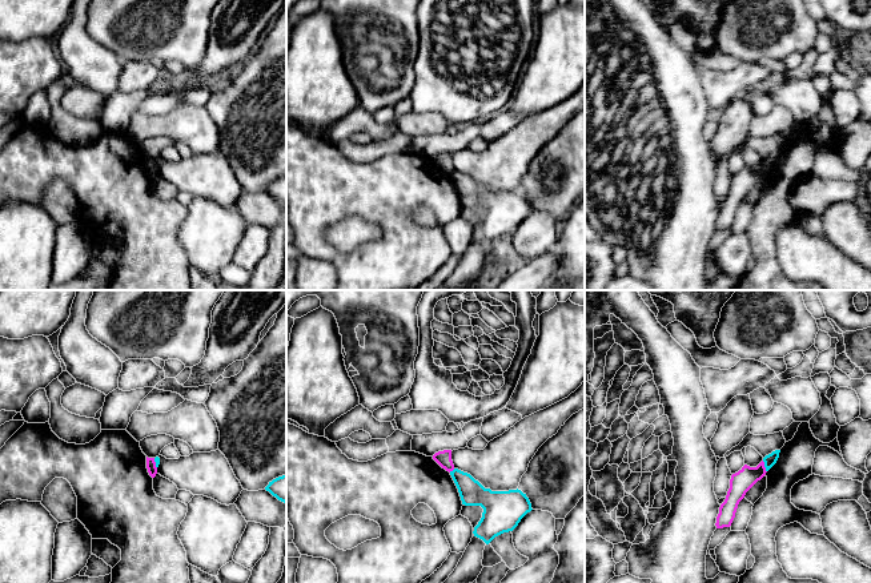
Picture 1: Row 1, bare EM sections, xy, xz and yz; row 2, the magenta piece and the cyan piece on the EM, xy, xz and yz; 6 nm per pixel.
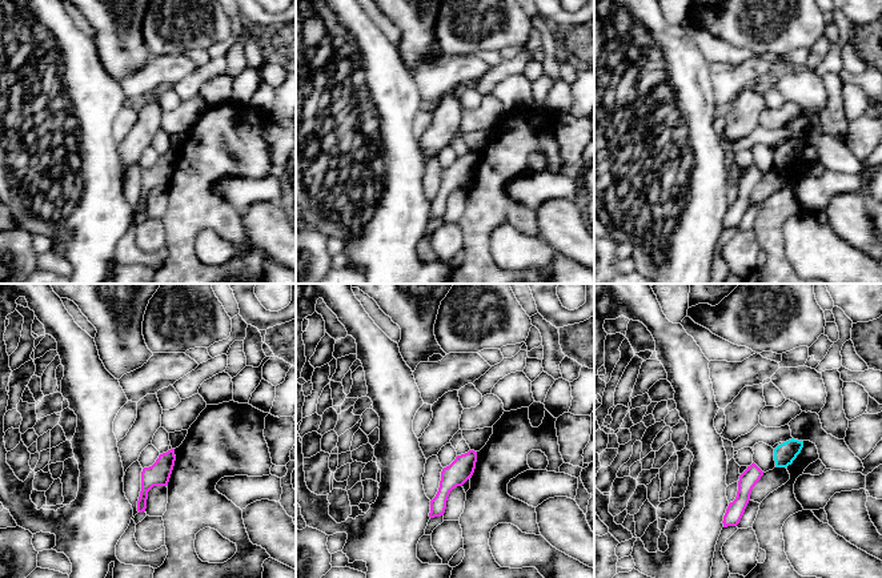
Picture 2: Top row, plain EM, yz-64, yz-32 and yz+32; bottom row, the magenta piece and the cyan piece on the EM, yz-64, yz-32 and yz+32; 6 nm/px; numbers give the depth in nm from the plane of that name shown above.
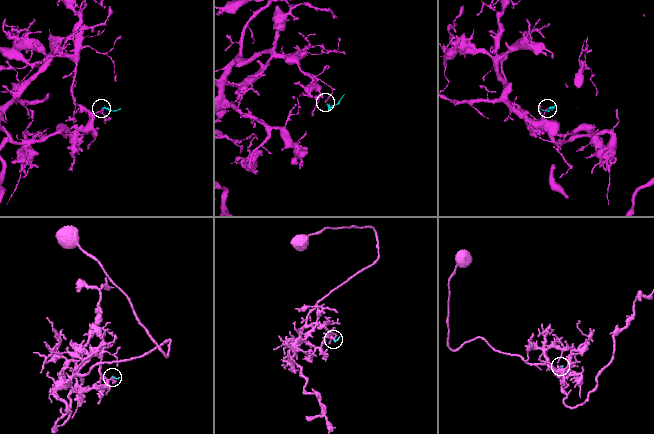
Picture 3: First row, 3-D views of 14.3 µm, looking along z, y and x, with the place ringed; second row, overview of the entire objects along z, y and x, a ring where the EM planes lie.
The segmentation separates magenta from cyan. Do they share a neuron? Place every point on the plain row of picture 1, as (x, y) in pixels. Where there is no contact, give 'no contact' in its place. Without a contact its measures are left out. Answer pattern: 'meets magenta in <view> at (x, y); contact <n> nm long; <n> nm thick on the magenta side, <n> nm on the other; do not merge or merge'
meets magenta in yz at (763, 168); contact 80 nm long; 140 nm thick on the magenta side, 70 nm on the other; do not merge

